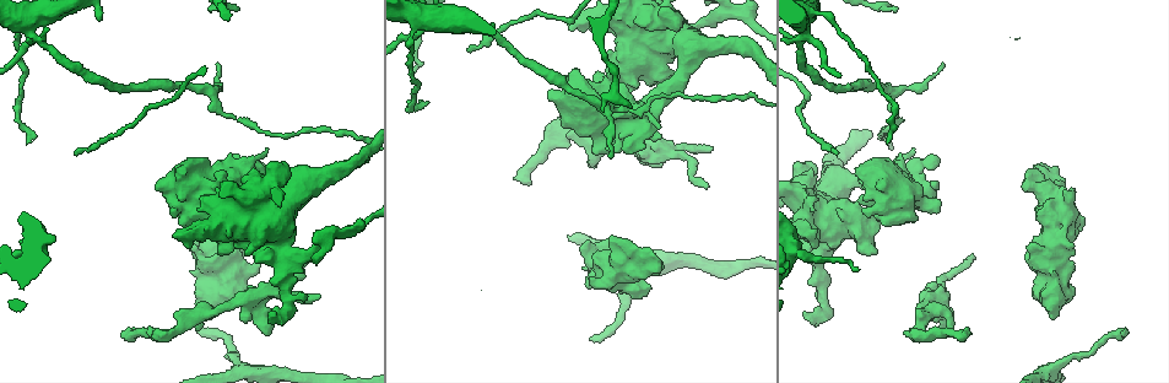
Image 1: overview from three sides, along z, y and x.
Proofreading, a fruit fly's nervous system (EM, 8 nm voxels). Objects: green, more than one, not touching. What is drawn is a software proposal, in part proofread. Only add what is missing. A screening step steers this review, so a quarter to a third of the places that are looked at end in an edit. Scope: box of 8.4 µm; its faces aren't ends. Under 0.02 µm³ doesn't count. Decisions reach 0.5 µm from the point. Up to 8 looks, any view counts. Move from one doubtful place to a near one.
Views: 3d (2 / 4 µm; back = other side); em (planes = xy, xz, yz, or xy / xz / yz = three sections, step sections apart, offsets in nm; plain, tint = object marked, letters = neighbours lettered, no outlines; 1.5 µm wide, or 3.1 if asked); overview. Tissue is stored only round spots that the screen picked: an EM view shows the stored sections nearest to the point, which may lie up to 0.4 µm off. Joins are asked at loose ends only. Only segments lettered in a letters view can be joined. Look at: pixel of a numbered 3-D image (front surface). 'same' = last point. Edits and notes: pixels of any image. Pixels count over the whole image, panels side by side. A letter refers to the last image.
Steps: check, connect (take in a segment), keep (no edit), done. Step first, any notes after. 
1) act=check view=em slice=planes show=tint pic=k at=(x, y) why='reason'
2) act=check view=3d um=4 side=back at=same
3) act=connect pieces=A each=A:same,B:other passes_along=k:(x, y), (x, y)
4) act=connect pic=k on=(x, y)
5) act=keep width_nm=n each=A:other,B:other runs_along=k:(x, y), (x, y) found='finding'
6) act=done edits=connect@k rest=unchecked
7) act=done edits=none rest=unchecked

act=check view=3d um=4 pic=1 at=(198, 331)

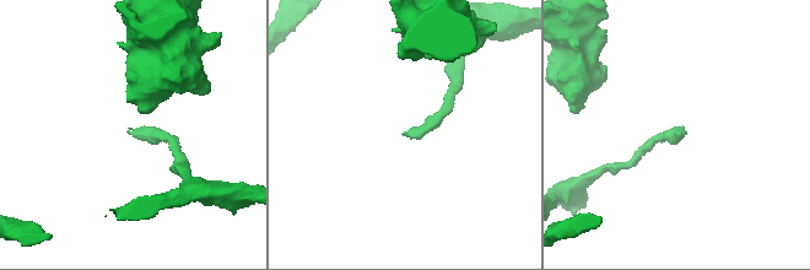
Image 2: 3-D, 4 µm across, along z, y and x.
act=check view=em slice=planes show=tint pic=2 at=(679, 130) why='shape alone is not enough'

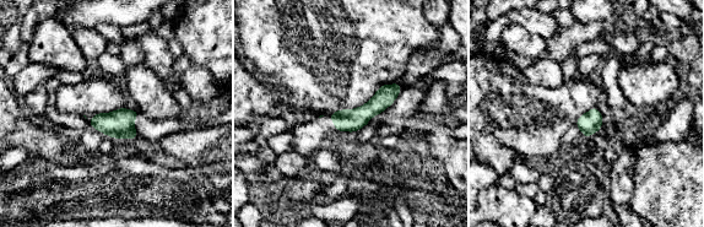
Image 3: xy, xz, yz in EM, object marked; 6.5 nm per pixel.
act=check view=em slice=planes show=letters at=same why='what lies round it'

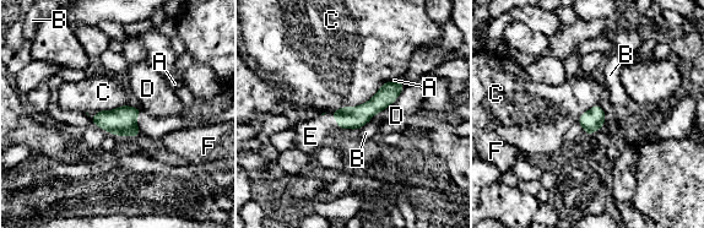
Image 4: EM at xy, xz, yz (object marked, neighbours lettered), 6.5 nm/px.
act=connect pieces=E each=A:other,B:other,C:other,D:other,E:same,F:other found='the neuron continues'

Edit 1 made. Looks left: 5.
act=check view=overview why='redraw'

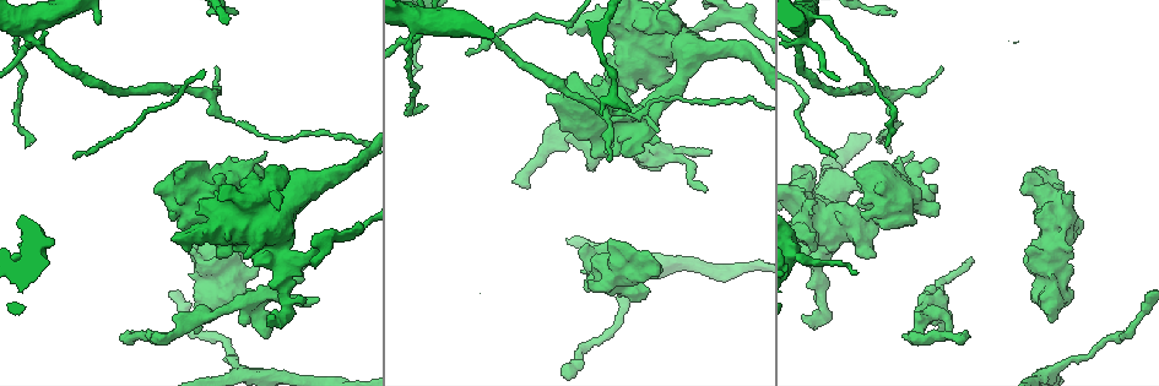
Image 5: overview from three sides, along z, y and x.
act=check view=em slice=planes show=plain pic=5 at=(1036, 168) why='an open end'

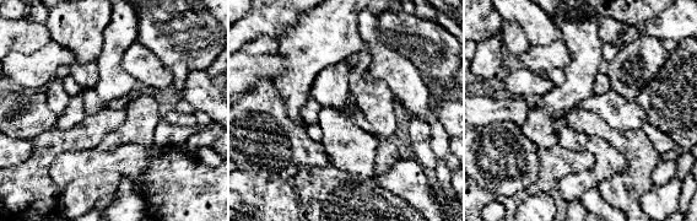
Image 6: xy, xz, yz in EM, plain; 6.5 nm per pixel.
act=check view=em slice=planes show=letters at=same why='see the neighbours'

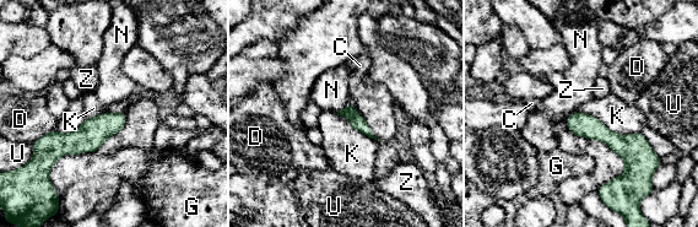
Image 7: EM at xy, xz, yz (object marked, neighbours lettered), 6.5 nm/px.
act=keep longest_contact=K:440nm each=C:other,D:other,G:other,K:other,N:other,U:other,Z:other found='no lettered segment goes on from it'

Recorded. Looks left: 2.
act=check view=3d um=2 pic=5 at=(804, 316)

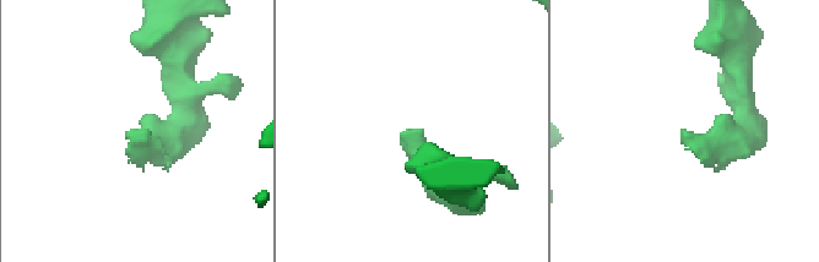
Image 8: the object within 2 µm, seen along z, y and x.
act=check view=em slice=planes show=letters pic=8 at=(128, 132) why='shape alone is not enough'

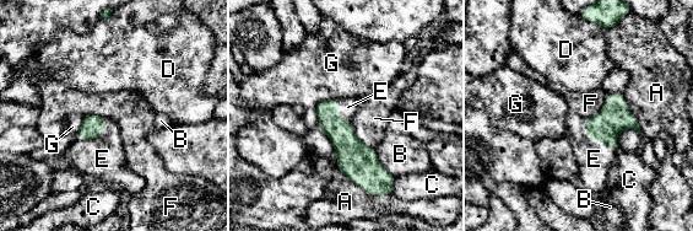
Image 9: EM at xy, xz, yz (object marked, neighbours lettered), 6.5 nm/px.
act=connect pieces=E each=A:other,B:other,C:other,D:other,E:same,F:other,G:other passes_along=9:(615, 117), (593, 139), (594, 159) found='it goes on there'

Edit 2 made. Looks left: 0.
act=done edits=connect@4,connect@9 rest=unchecked

